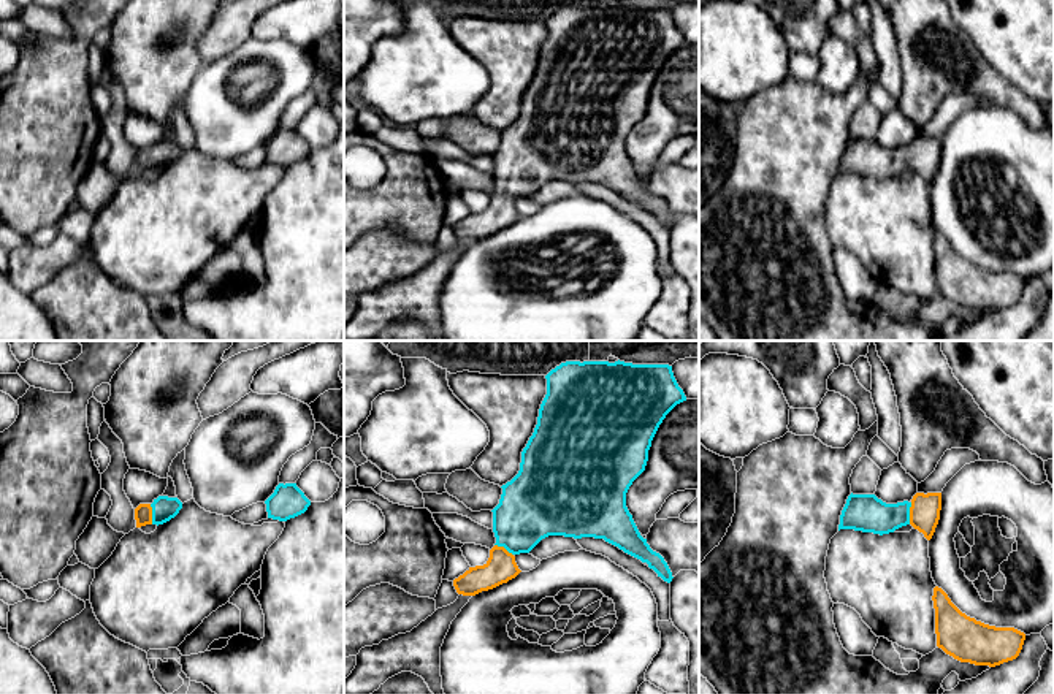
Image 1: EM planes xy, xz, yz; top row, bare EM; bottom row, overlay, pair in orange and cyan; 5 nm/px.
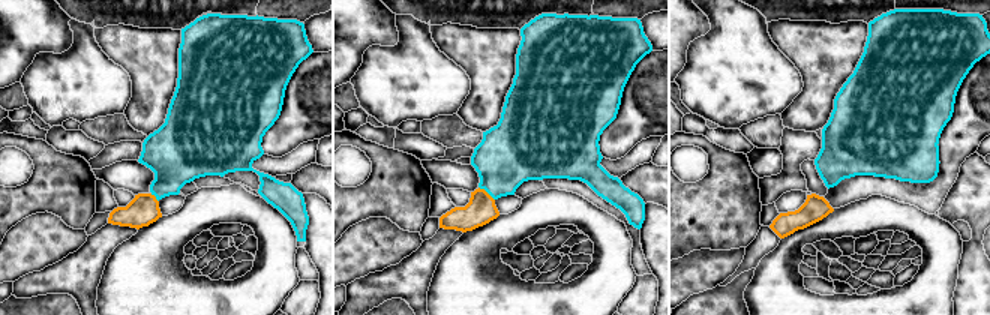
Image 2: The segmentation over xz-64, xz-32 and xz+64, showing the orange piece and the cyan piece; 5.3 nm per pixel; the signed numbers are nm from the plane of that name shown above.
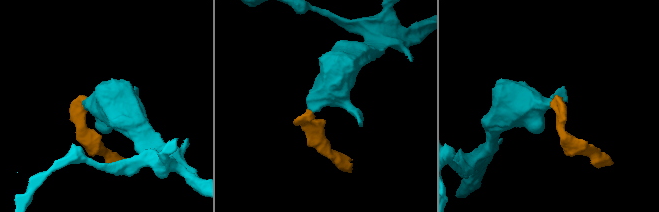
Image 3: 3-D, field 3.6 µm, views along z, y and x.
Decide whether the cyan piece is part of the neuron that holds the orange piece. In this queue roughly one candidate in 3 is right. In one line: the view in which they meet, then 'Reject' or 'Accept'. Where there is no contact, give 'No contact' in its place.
Touches orange in yz. Accept

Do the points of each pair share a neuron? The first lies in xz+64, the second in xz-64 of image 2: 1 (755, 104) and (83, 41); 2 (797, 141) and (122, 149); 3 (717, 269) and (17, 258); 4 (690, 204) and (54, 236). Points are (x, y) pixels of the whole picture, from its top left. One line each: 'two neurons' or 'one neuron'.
1: one neuron
2: two neurons
3: one neuron
4: two neurons

